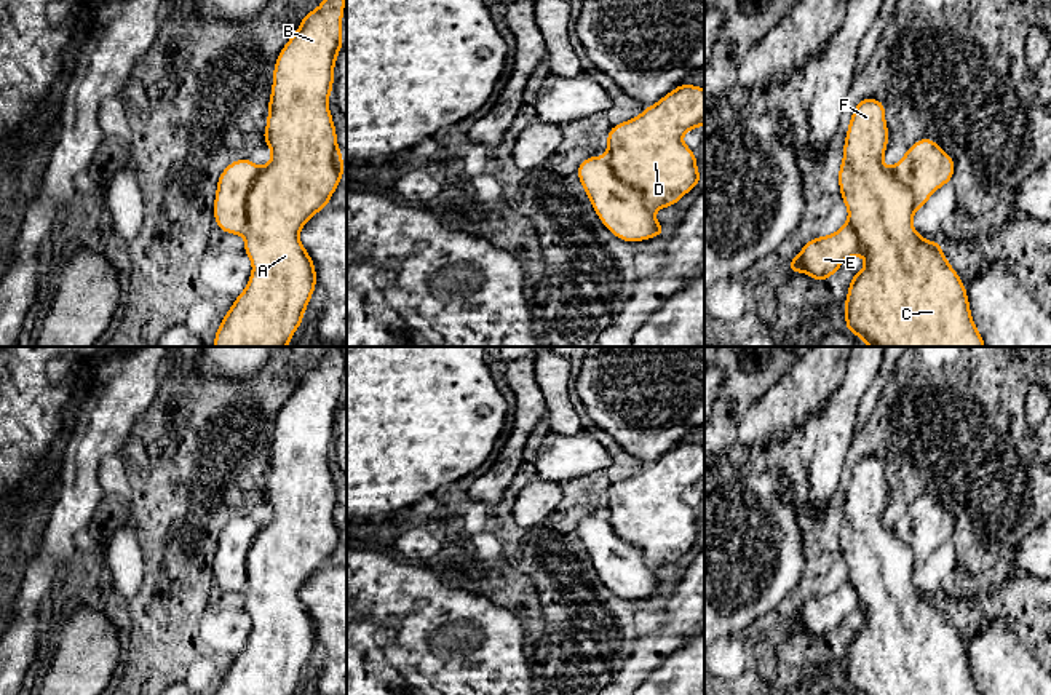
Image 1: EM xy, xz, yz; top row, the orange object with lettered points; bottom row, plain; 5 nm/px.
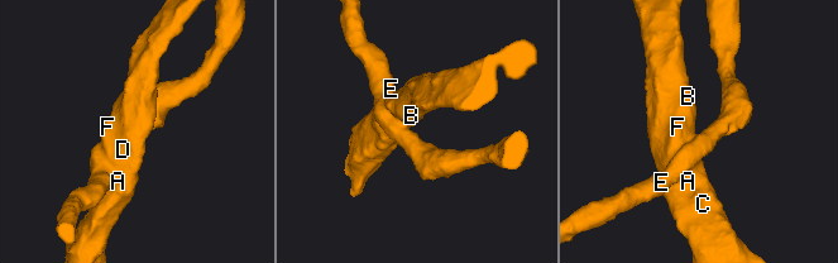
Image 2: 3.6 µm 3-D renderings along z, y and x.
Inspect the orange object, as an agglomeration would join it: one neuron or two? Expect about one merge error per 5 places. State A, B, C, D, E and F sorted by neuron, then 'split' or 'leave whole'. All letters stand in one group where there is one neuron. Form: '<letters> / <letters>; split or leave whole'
A B C D F / E; split

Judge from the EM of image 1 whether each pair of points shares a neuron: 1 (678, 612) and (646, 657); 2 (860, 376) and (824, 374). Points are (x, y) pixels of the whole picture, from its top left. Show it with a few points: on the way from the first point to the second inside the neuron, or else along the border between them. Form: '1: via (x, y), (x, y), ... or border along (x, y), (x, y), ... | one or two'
1: via (678, 623), (657, 646) | one
2: border along (848, 363), (844, 379), (823, 408) | two

